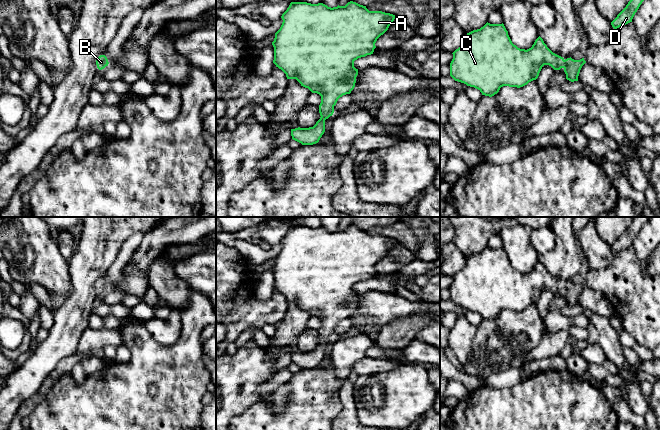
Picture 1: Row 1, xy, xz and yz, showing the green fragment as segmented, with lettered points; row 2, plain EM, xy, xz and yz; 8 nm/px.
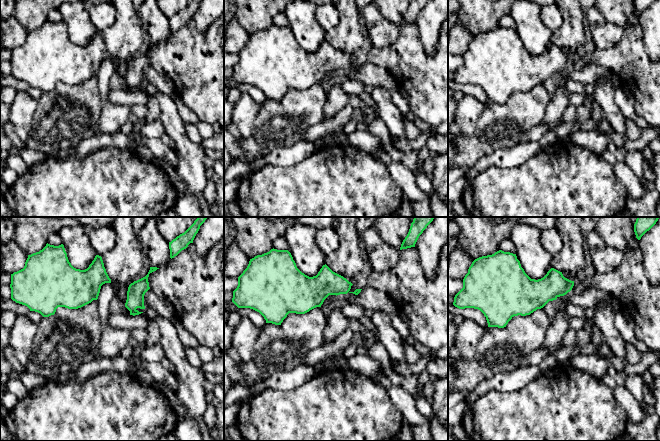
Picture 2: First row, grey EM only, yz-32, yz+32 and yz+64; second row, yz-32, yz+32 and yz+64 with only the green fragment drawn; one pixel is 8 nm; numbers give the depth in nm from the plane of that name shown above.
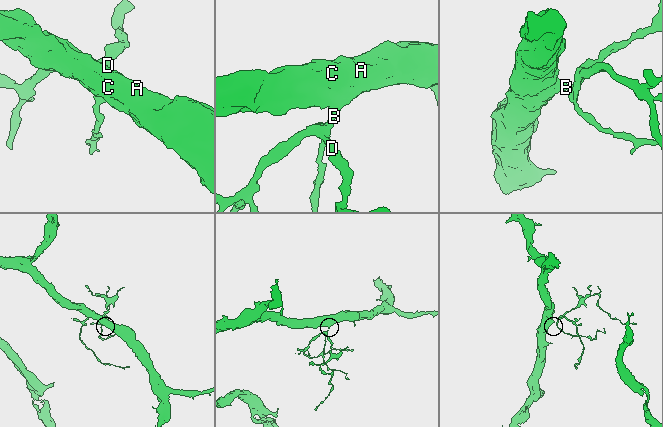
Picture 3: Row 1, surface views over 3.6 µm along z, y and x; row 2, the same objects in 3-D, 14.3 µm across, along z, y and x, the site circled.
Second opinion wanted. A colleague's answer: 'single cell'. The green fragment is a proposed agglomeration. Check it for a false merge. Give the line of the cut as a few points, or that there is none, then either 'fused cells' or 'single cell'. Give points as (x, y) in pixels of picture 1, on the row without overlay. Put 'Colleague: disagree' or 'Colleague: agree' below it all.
no cut; single cell
Colleague: agree

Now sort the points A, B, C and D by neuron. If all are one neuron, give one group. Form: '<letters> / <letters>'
A B C D

